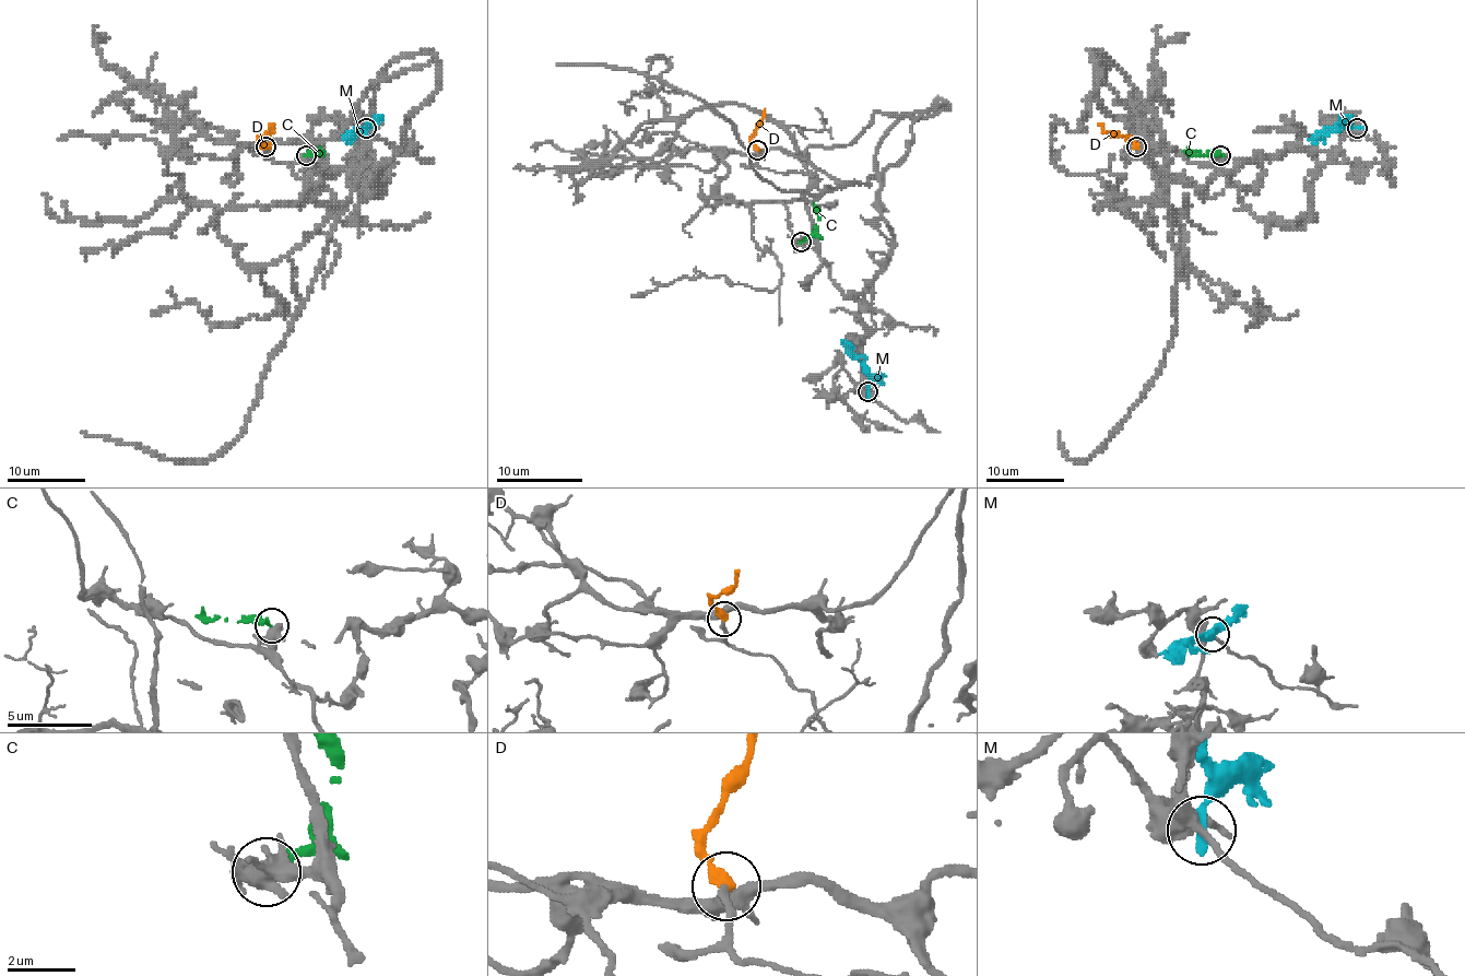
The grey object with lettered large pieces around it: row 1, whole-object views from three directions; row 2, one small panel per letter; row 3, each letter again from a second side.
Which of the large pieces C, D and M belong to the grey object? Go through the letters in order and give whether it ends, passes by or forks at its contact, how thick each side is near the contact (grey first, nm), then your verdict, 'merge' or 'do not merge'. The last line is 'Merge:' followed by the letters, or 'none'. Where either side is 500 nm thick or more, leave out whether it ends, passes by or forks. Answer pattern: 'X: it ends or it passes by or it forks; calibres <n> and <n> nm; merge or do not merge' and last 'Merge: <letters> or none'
C: it ends; calibres 420 and 240 nm; do not merge
D: it ends; calibres 190 and 300 nm; merge
M: it ends; calibres 280 and 280 nm; do not merge
Merge: D

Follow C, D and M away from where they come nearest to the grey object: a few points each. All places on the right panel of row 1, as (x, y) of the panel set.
C: (1220, 156), (1185, 150)
D: (1136, 147), (1099, 125)
M: (1357, 129), (1337, 125), (1310, 140)

